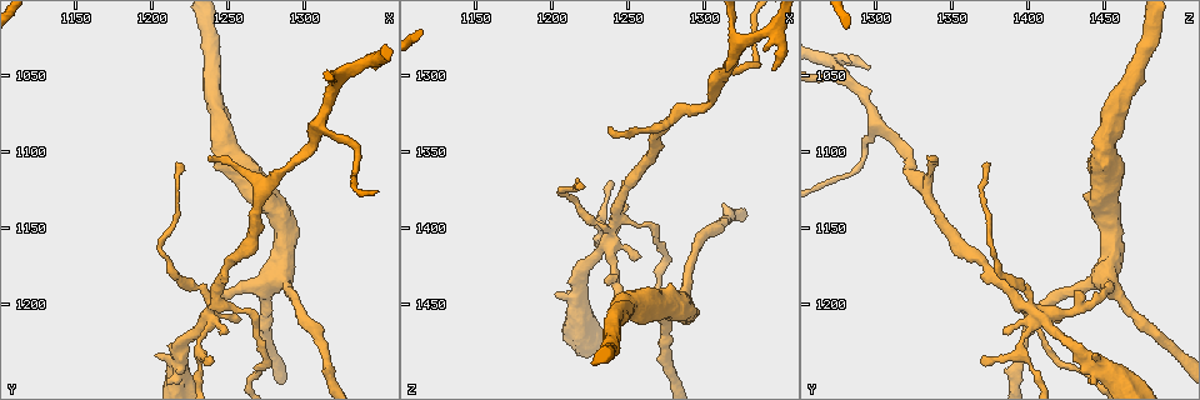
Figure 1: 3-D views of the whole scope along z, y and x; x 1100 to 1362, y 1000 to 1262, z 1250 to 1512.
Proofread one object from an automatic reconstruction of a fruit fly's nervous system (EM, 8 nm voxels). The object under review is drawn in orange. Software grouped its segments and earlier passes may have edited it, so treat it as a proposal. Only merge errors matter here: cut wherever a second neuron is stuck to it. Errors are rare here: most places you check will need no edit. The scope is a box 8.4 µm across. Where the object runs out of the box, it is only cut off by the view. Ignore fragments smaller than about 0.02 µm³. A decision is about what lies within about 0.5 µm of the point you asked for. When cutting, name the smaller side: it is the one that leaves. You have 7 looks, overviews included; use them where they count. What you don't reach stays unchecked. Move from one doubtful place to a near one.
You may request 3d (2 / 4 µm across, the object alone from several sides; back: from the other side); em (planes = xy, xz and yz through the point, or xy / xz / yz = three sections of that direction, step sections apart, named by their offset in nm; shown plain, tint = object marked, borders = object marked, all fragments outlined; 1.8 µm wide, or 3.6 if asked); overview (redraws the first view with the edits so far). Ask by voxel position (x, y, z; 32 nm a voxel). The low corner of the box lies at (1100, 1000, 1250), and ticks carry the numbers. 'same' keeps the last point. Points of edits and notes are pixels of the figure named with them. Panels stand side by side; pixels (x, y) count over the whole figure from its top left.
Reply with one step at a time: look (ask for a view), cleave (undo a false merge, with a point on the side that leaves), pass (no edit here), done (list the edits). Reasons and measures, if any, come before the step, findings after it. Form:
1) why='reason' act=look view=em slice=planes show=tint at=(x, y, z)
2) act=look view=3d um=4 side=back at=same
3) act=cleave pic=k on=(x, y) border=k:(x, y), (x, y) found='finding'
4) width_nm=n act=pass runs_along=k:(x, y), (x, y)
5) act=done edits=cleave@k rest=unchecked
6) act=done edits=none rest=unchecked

why='four-way junction' act=look view=em slice=yz step=8 show=borders at=(1280, 1182, 1450)

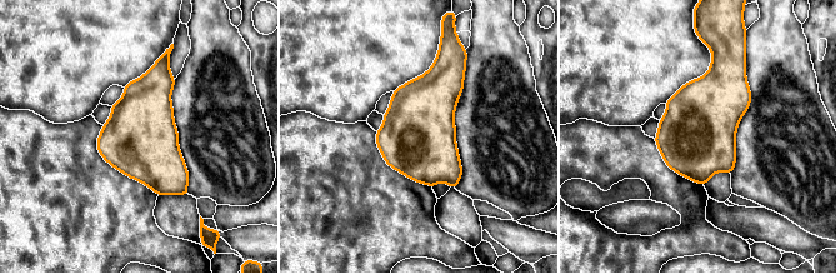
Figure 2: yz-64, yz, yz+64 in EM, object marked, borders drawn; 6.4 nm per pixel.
act=pass found='all the same neuron'

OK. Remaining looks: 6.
why='branch point' act=look view=3d um=2 at=(1272, 1126, 1332)

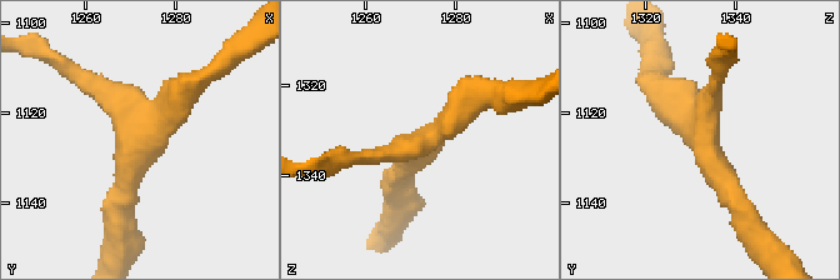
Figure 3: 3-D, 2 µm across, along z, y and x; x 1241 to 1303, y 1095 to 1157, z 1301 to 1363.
why='shape alone is not enough' act=look view=em slice=planes show=plain at=(1272, 1127, 1334)

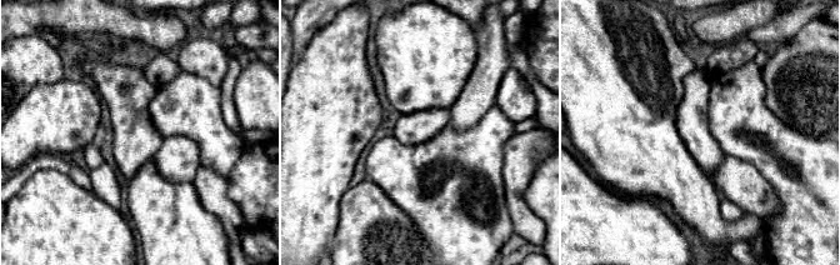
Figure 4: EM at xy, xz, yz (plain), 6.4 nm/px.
why='where the object lies' act=look view=em slice=planes show=tint at=same

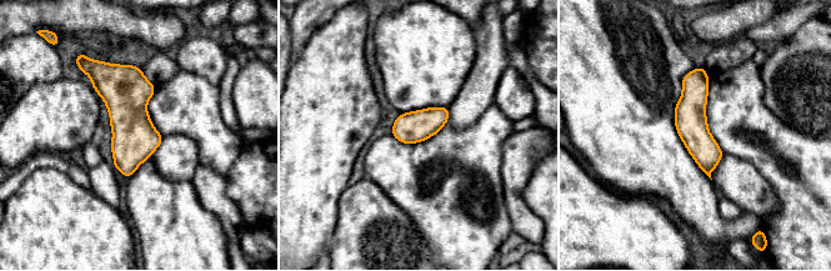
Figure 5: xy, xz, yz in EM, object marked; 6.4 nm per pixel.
width_nm=200 act=pass runs_along=5:(700, 70), (695, 135), (709, 170) found='continuous, no second neuron'

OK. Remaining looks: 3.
why='four or more arms meet' act=look view=3d um=2 side=back at=(1236, 1210, 1408)

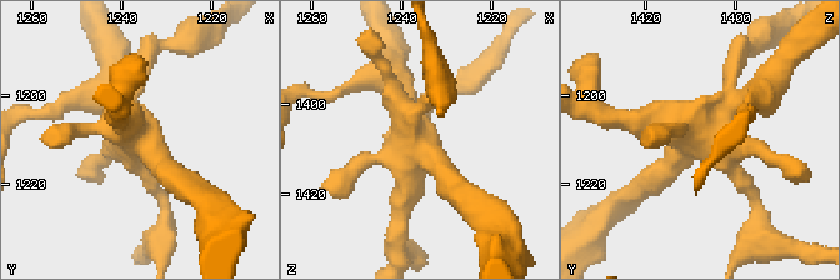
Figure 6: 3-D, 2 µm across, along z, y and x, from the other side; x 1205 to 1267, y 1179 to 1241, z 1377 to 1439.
act=look view=em slice=xz step=8 show=tint at=(1238, 1209, 1410)

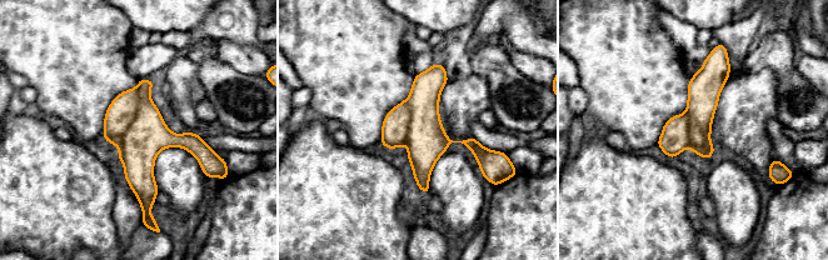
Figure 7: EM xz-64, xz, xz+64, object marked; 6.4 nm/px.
act=cleave pic=7 on=(120, 113) border=7:(136, 88), (136, 113), (116, 144) found='two neurons meet here'

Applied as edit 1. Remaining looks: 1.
act=done edits=cleave@7 rest=unchecked

